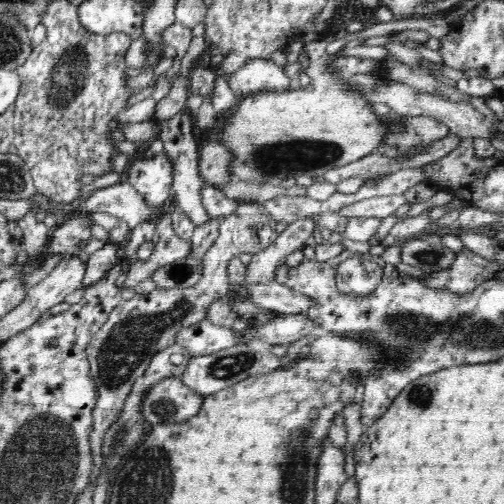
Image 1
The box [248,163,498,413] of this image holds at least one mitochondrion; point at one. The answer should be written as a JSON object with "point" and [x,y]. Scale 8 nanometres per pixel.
{"point":[421,395]}

